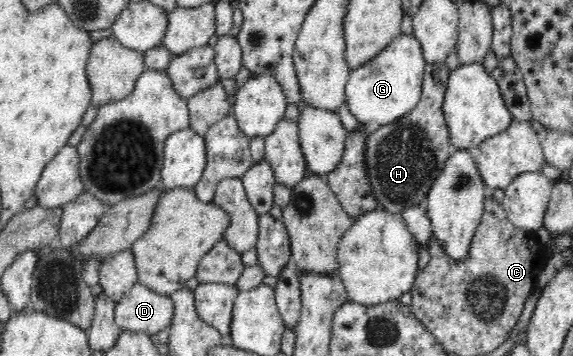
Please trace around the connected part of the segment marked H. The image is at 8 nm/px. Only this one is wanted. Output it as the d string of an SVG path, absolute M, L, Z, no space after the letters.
M445 62L425 65L420 101L401 118L371 128L365 141L365 170L377 205L401 214L404 209L421 205L453 148L442 105L450 70Z

